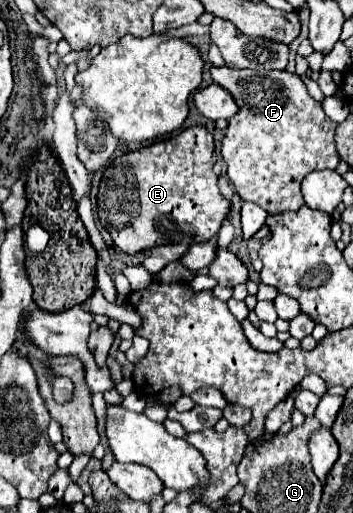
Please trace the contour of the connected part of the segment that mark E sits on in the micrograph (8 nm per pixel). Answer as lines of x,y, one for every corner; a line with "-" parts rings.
187,127
171,139
117,157
103,173
97,193
97,217
109,231
113,243
129,255
167,243
181,243
185,237
205,243
219,233
231,207
231,203
221,195
217,181
219,179
213,173
213,135
205,127

